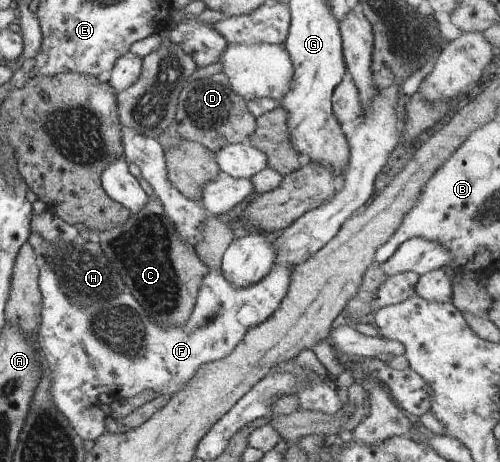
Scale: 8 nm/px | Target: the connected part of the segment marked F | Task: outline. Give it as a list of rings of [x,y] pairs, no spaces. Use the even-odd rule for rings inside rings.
[[[41,260],[38,284],[42,293],[42,307],[37,347],[52,369],[50,392],[57,409],[69,420],[77,435],[89,441],[97,441],[106,432],[106,415],[100,408],[101,394],[117,395],[115,399],[130,398],[151,390],[160,395],[177,394],[201,365],[227,357],[251,328],[267,321],[279,309],[282,299],[287,295],[291,273],[289,266],[274,265],[255,285],[234,288],[228,284],[221,269],[210,270],[203,278],[187,323],[178,328],[163,329],[145,315],[131,292],[120,293],[110,300],[97,300],[87,307],[71,303],[58,279],[55,279],[50,263]]]

